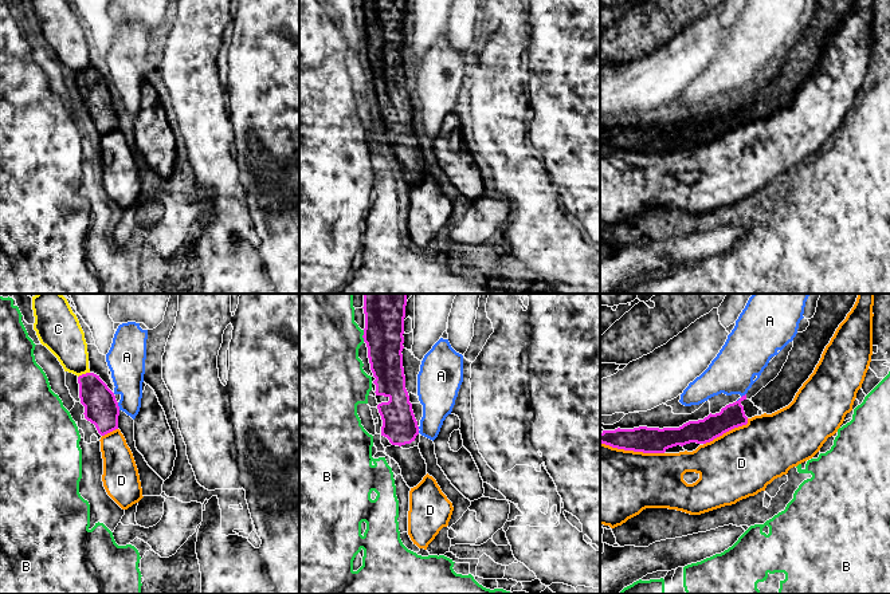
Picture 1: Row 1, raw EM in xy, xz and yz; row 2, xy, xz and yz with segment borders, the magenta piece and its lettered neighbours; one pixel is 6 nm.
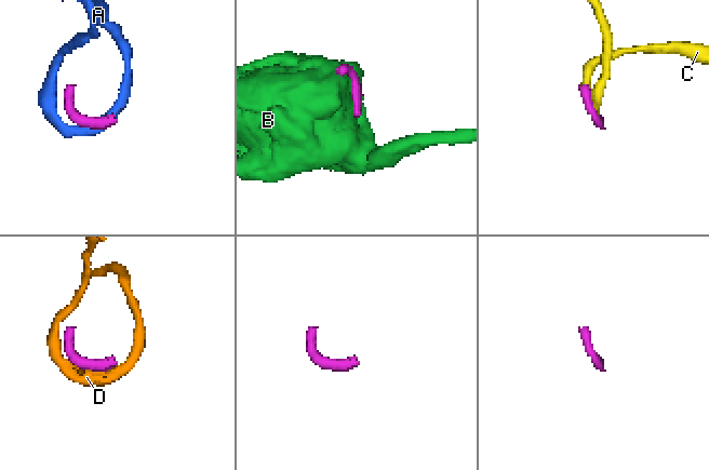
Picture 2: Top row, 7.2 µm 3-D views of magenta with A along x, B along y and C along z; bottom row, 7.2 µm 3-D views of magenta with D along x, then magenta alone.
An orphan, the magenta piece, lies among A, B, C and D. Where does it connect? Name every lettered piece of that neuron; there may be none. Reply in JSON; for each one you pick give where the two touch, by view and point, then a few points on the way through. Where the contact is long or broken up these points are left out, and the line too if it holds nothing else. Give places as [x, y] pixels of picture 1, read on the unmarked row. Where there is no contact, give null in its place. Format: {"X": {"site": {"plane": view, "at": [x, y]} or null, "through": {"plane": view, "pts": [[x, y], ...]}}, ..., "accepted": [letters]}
{"accepted": []}

